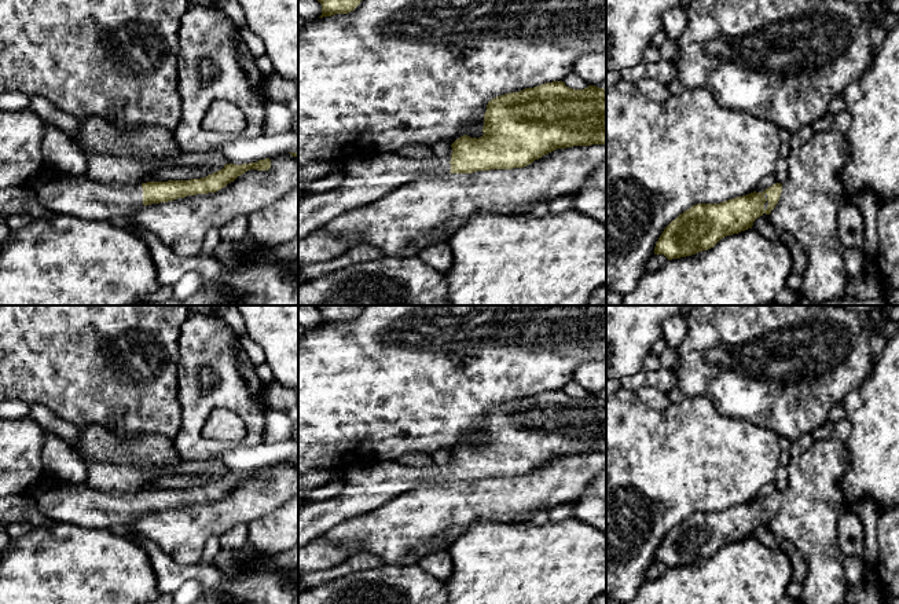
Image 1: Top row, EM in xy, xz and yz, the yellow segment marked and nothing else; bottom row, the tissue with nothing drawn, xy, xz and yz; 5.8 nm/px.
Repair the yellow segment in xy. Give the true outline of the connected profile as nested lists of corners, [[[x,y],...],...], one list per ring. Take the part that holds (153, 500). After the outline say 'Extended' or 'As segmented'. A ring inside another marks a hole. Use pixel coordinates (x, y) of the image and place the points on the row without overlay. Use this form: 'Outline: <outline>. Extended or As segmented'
Outline: [[[271,468],[250,472],[225,472],[201,487],[147,490],[140,493],[103,493],[85,483],[45,484],[36,495],[40,512],[55,521],[88,528],[128,527],[143,513],[168,510],[187,504],[216,501],[246,479],[268,479]]]. Extended

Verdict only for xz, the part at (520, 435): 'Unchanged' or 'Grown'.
Grown

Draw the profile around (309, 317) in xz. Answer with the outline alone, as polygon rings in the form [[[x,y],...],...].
[[[298,305],[298,323],[315,329],[322,323],[322,312],[315,305]]]

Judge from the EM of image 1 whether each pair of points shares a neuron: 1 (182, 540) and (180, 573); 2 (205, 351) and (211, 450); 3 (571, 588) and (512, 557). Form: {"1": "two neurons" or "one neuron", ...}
{"1": "two neurons", "2": "one neuron", "3": "one neuron"}

